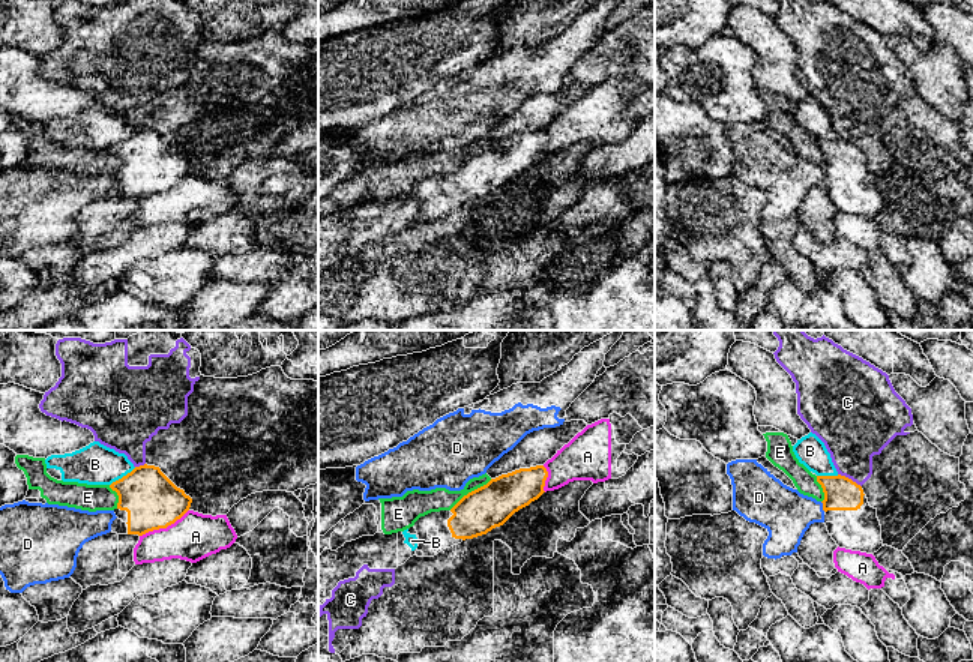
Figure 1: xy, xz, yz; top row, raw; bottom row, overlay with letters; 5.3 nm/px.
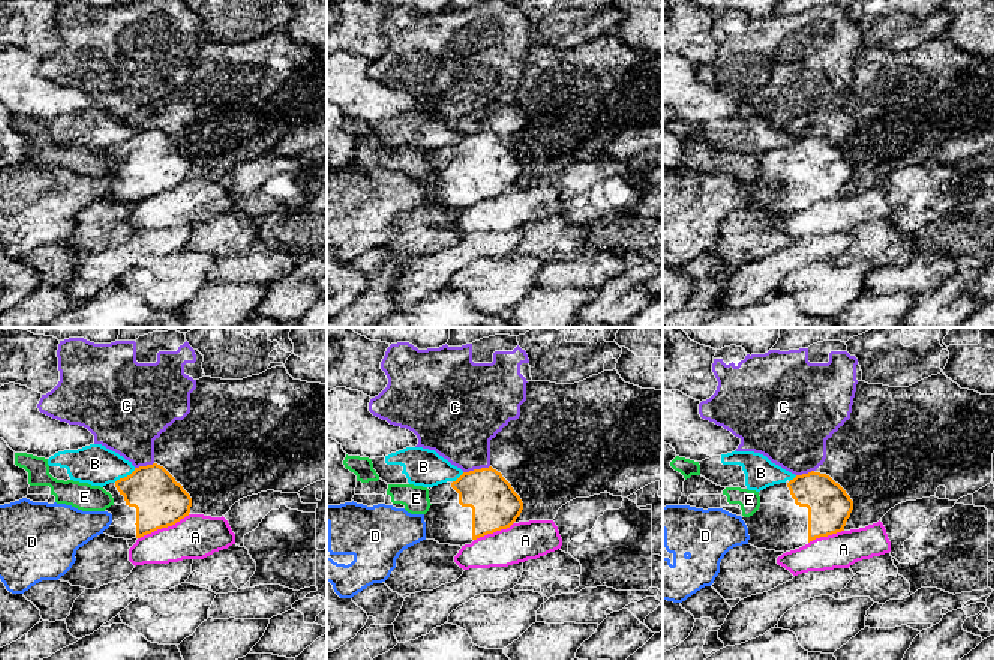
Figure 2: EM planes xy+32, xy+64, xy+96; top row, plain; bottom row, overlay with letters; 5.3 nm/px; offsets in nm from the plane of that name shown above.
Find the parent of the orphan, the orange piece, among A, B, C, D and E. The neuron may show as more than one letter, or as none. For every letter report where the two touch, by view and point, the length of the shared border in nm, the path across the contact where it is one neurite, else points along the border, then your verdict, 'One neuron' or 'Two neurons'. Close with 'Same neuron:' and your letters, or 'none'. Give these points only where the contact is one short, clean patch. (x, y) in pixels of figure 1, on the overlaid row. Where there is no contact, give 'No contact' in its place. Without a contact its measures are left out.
A: Touches orange at xy (164, 527). Shared border 300 nm. Two neurons
B: Touches orange at xy (123, 476). Shared border 170 nm. Two neurons
C: Touches orange at yz (850, 479). Shared border 150 nm. Boundary: yz (838, 473), (850, 478), (861, 487). Two neurons
D: Touches orange at yz (823, 506). Shared border 60 nm. Boundary: yz (820, 502), (825, 511). Two neurons
E: Touches orange at xz (472, 491). Shared border 280 nm. Two neurons
Same neuron: none

